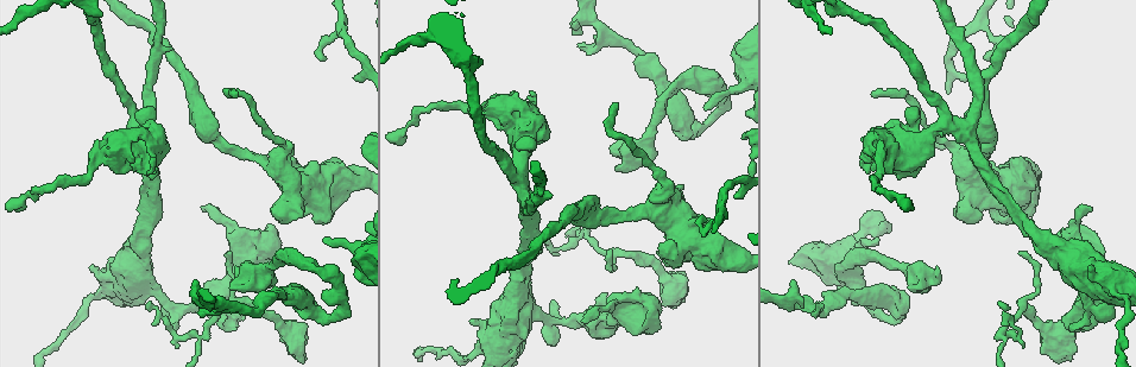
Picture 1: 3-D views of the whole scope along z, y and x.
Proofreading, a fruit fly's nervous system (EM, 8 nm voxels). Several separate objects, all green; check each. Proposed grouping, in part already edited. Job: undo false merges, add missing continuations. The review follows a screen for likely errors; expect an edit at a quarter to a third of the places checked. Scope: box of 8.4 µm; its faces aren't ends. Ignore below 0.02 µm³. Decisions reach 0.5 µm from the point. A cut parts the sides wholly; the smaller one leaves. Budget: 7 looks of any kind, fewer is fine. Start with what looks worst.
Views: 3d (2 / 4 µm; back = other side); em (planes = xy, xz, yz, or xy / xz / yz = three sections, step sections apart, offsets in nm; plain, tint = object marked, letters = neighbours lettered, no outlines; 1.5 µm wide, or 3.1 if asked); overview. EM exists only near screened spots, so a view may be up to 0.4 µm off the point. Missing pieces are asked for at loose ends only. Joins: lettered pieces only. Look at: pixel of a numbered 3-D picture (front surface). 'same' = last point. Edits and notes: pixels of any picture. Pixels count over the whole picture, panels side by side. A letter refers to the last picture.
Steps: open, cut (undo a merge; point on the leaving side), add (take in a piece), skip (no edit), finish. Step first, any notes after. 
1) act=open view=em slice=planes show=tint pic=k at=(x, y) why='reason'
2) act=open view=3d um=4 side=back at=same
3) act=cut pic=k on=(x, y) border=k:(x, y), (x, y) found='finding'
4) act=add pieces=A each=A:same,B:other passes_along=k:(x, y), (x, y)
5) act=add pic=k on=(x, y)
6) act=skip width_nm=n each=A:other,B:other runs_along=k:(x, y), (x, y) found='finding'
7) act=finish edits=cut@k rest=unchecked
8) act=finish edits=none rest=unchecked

act=open view=3d um=2 side=back pic=1 at=(876, 240) why='an open end'

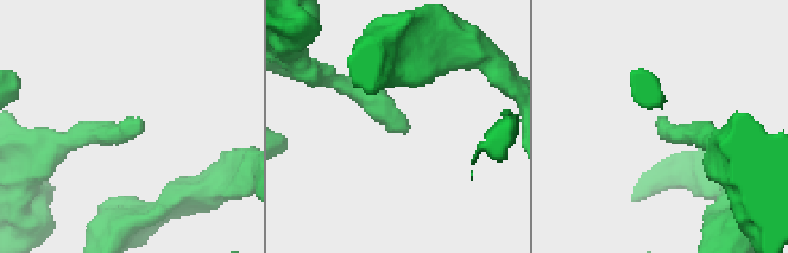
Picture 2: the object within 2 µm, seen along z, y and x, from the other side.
act=open view=em slice=yz step=8 show=letters pic=2 at=(659, 122) why='shape alone is not enough'

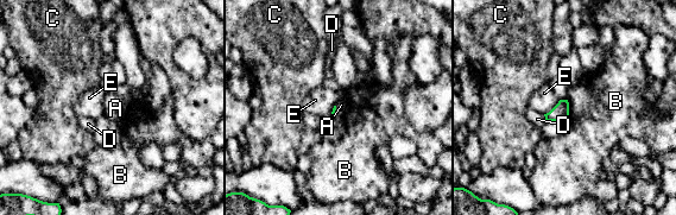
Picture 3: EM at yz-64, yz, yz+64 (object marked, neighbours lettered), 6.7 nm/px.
act=skip each=A:other,B:other,C:other,D:other,E:other border=3:(567, 99), (568, 118), (566, 120) found='none of them fits'

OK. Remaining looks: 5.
act=open view=3d um=4 pic=1 at=(173, 307) why='arms part here'

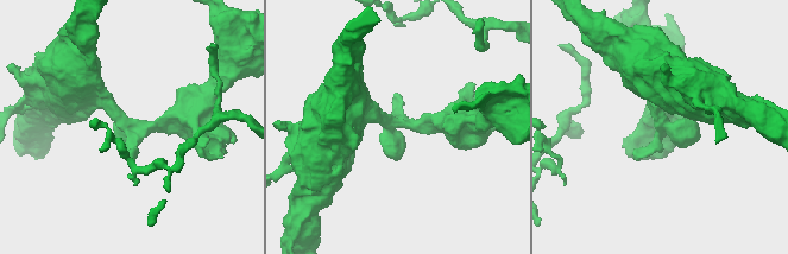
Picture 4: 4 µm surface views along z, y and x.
act=open view=em um=3.1 slice=planes show=letters pic=4 at=(395, 124) why='shape alone is not enough'

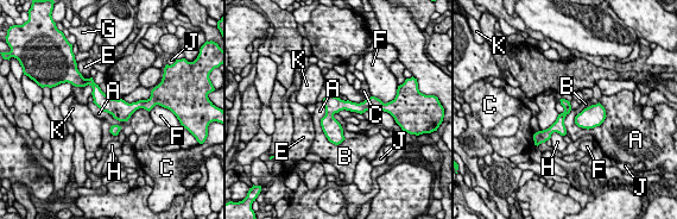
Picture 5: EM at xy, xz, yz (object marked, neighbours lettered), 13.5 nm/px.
act=skip each=A:other,B:other,C:other,E:other,F:other,G:other,H:other,J:other,K:other runs_along=5:(88, 81), (111, 106), (145, 105) found='all the same neuron'

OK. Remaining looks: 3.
act=open view=3d um=2 pic=1 at=(201, 208) why='tapers out'

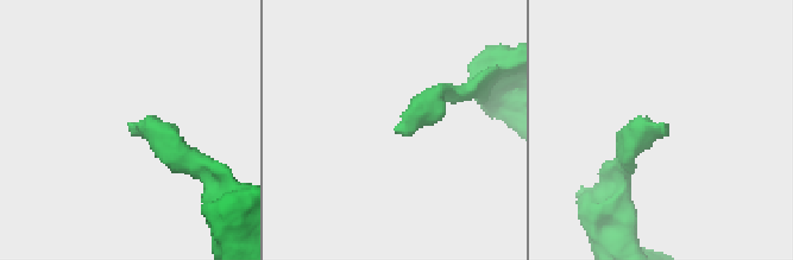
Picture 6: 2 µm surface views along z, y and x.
act=open view=em slice=planes show=letters pic=6 at=(662, 122) why='now the EM'

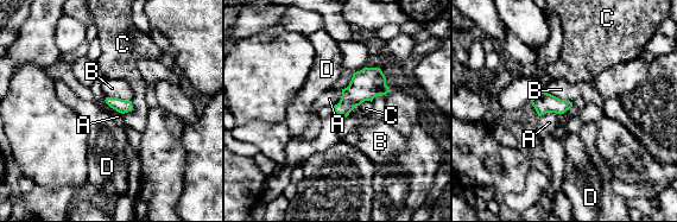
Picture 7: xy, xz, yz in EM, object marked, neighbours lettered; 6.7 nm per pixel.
act=skip each=A:other,B:other,C:other,D:other border=7:(541, 89), (571, 102) found='no lettered piece goes on from it'

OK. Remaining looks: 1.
act=finish edits=none rest=unchecked

